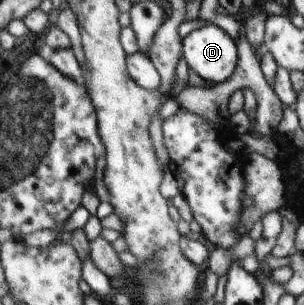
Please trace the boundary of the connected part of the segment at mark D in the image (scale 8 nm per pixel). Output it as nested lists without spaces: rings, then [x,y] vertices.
[[[207,24],[183,38],[183,59],[205,81],[219,84],[234,73],[238,50],[236,42],[222,28]]]

